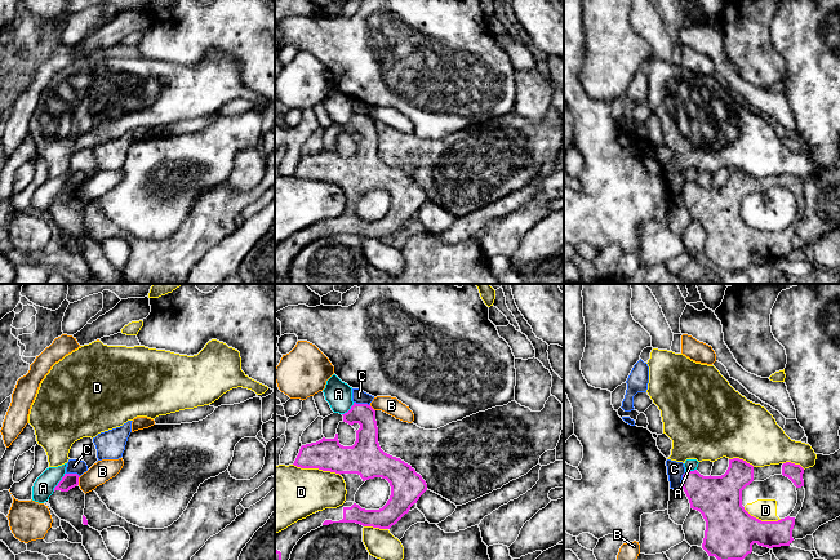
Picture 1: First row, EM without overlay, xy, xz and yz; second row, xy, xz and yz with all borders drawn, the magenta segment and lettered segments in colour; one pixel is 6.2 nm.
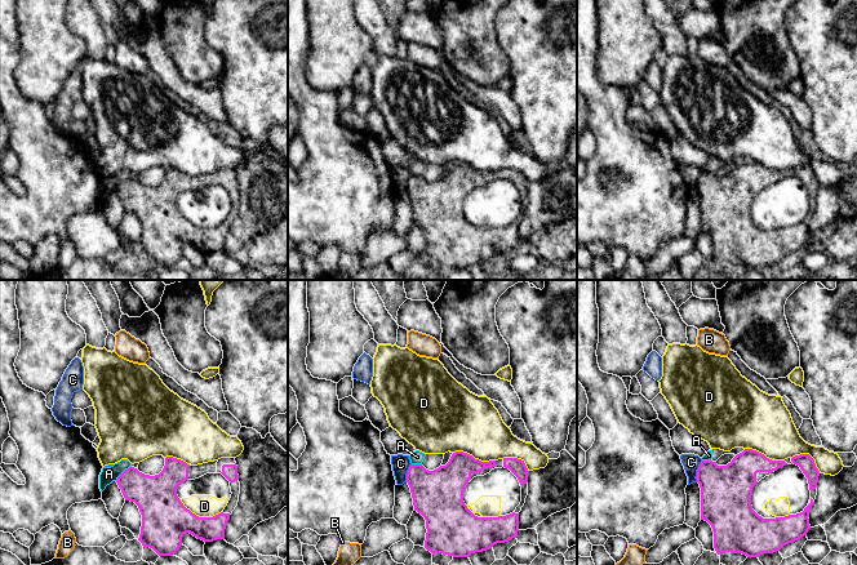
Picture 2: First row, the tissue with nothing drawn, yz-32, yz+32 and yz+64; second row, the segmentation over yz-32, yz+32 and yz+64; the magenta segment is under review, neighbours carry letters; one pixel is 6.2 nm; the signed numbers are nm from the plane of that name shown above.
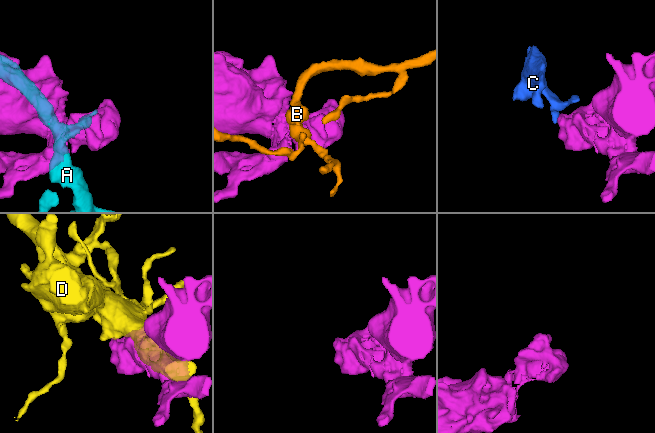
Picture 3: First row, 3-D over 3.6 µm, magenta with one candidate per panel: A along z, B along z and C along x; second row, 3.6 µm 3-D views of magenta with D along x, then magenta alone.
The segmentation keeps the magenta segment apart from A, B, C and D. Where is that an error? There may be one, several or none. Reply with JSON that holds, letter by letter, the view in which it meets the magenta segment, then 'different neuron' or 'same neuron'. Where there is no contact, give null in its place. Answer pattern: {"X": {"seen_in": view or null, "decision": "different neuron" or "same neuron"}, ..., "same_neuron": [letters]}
{"A": {"seen_in": "xy", "decision": "different neuron"}, "B": {"seen_in": "xy", "decision": "different neuron"}, "C": {"seen_in": "xz", "decision": "different neuron"}, "D": {"seen_in": "xz", "decision": "different neuron"}, "same_neuron": []}

